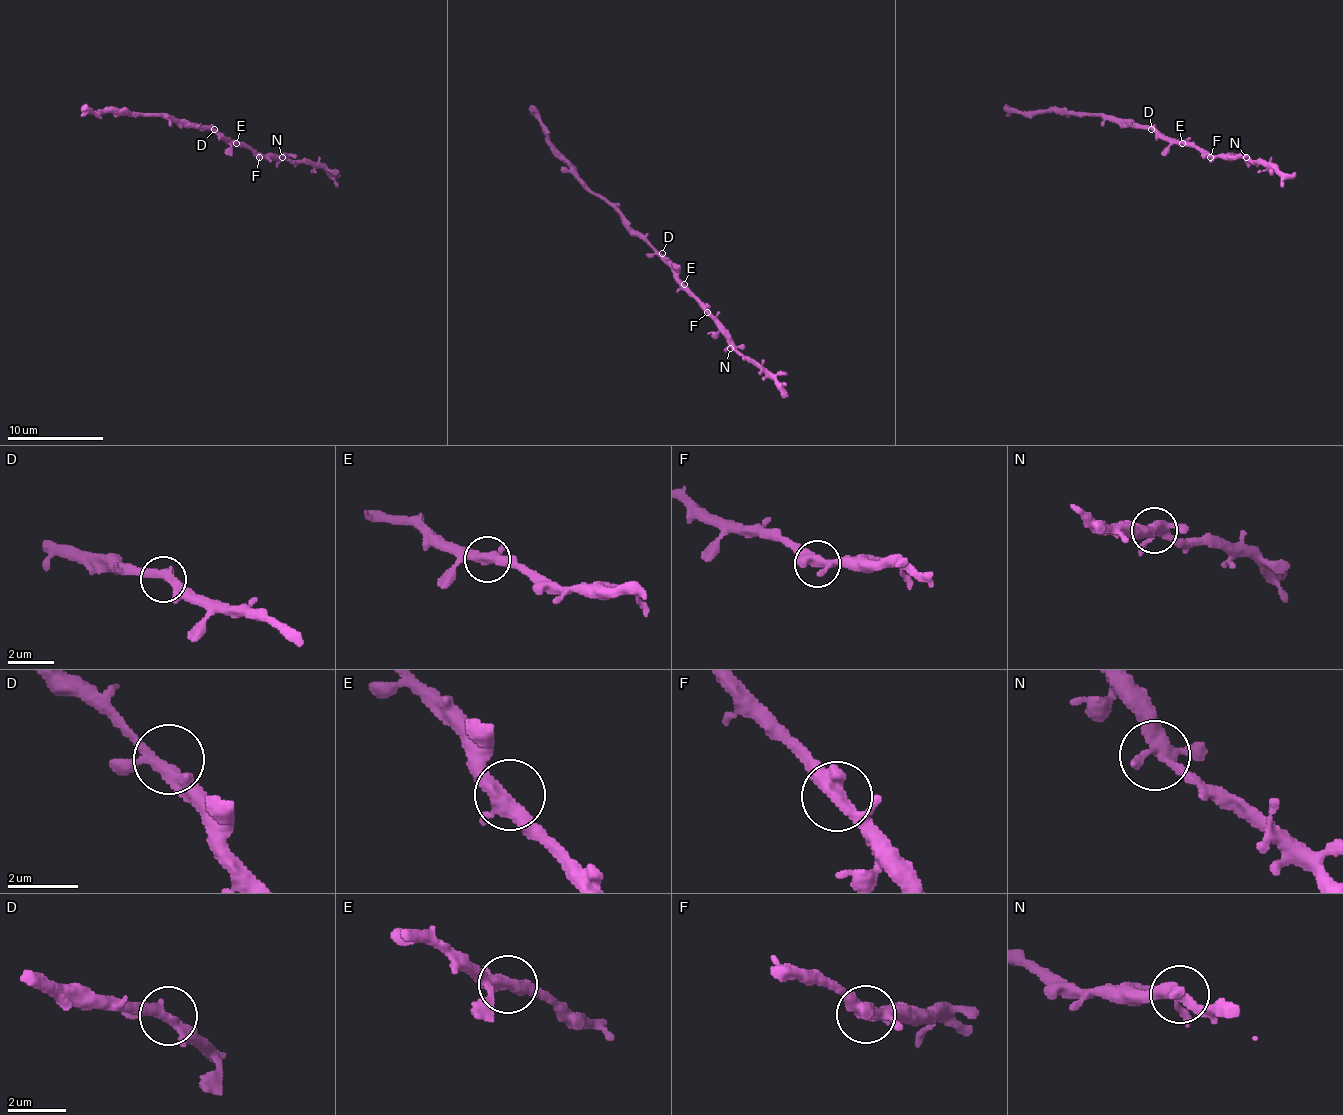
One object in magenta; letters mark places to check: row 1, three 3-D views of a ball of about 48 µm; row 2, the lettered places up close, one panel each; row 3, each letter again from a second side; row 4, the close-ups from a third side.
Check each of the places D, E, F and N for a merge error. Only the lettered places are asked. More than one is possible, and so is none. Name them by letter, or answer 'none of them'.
none of them

